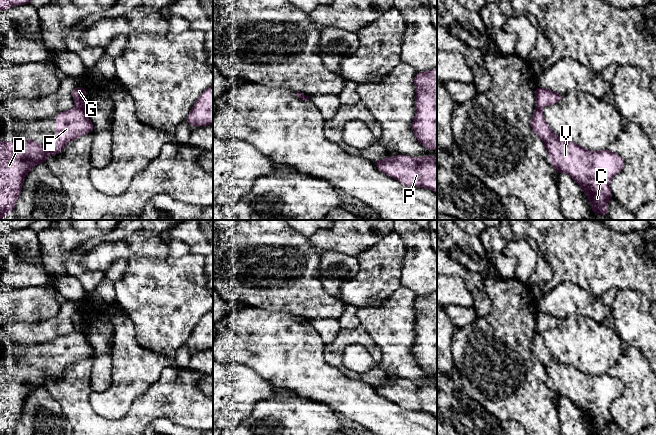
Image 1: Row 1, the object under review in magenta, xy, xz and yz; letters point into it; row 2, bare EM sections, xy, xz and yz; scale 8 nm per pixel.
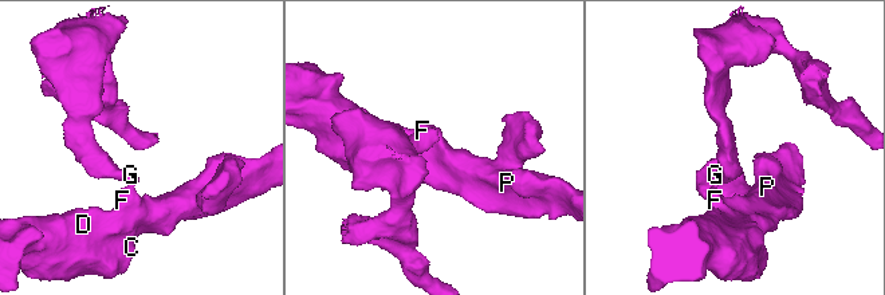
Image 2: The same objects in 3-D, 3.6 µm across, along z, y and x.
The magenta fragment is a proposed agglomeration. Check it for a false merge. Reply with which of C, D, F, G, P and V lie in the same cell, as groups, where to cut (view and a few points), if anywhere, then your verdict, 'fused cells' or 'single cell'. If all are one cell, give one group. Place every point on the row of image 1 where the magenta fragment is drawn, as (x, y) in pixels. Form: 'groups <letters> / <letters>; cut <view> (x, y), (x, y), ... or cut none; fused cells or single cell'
groups C D F P V / G; cut xy (76, 106), (84, 109); fused cells

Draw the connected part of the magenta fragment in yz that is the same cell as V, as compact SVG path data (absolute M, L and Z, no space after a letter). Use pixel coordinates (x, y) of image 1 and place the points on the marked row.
M536 108L531 129L542 139L549 161L557 173L567 173L587 195L592 213L608 216L607 202L613 198L610 180L624 168L624 160L609 150L590 151L566 141L547 125L541 109Z

